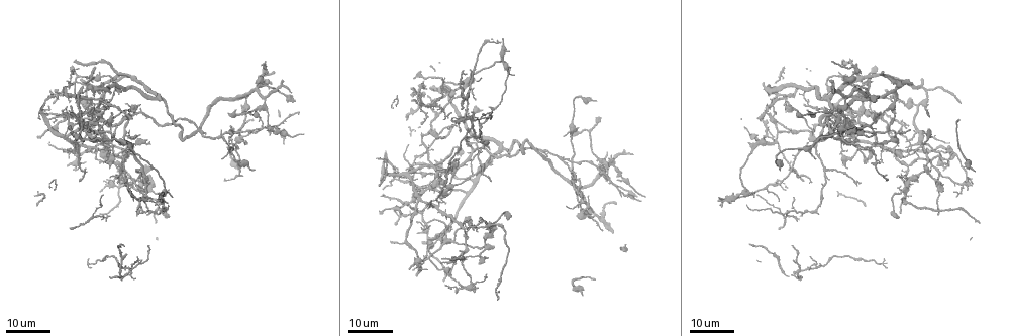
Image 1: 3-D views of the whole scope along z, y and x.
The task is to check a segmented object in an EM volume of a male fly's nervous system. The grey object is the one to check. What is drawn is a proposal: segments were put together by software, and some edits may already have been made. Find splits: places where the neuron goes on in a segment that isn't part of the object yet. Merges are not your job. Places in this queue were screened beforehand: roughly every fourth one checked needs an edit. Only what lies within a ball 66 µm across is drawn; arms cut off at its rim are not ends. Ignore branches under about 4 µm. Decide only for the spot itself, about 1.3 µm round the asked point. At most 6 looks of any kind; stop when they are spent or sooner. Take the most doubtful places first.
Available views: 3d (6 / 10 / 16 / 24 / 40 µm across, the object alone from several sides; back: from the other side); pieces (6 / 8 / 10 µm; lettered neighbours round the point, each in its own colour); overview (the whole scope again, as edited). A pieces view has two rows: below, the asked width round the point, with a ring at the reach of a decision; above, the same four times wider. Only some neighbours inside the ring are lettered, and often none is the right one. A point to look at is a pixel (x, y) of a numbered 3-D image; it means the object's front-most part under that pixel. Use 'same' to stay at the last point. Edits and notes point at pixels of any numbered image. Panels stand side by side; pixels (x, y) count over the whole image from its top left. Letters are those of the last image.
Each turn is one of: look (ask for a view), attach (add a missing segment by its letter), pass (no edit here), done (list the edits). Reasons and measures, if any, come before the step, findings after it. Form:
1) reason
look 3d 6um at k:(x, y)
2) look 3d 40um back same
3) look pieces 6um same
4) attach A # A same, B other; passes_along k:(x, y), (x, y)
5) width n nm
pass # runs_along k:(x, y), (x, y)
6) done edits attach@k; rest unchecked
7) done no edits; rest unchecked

branch stops here
look 3d 16um at 1:(900, 213)

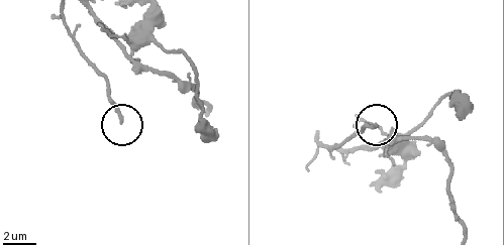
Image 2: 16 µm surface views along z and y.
look pieces 6um at 2:(120, 122)

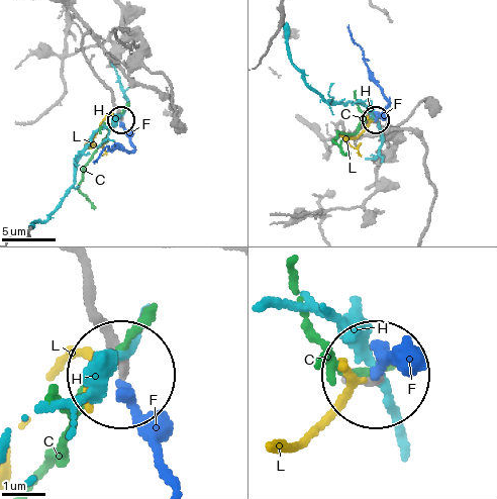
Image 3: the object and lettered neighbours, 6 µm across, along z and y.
attach F # C other, F same, H other, L other; it goes on there

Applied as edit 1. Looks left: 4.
look 3d 16um at 1:(130, 118)

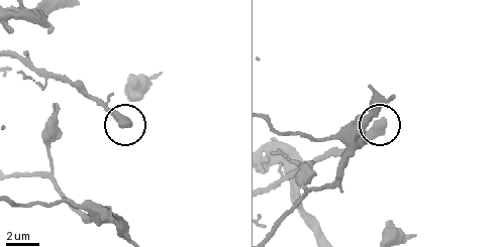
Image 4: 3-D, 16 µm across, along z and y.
look pieces 8um at 4:(382, 120)

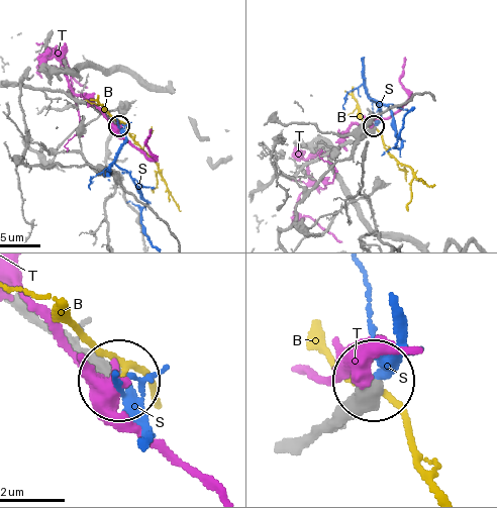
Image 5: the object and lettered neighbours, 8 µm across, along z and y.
attach S # B other, S same, T other; passes_along 5:(298, 444), (377, 382), (395, 322); the neuron continues

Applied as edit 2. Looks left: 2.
tapers out
look 3d 24um at 1:(853, 138)

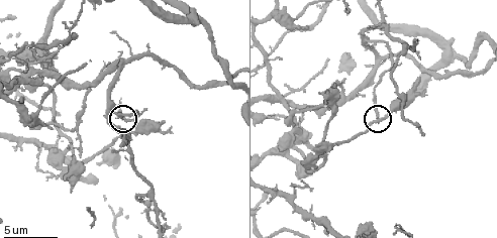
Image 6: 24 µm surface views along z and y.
what lies round it
look pieces 8um same

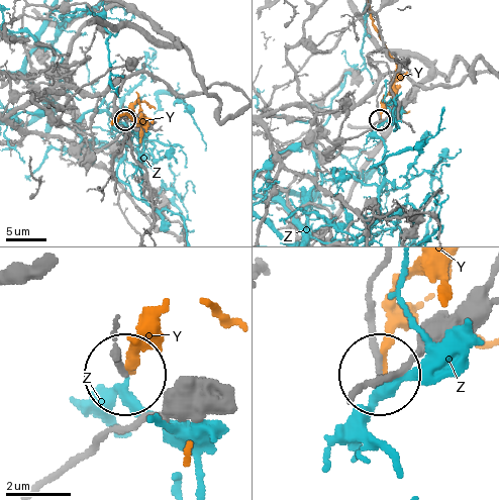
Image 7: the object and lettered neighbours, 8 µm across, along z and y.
pass # Y other, Z other; runs_along 7:(384, 268), (367, 292), (375, 371); none of them fits

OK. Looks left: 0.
done edits attach@3, attach@5; rest unchecked

